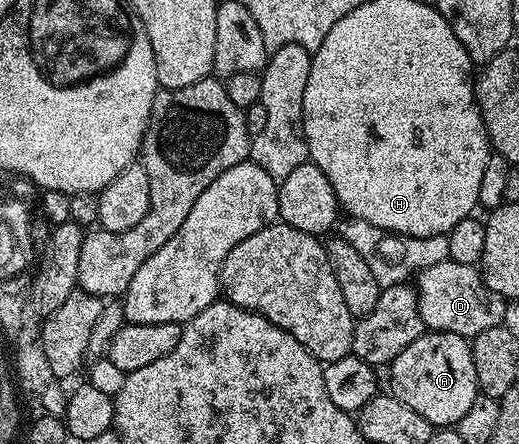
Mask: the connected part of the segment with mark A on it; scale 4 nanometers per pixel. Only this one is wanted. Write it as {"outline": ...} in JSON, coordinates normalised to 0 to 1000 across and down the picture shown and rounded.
{"outline":[[[819,745],[755,811],[751,836],[753,890],[782,905],[790,923],[813,932],[813,941],[836,959],[879,957],[921,890],[909,786],[904,768],[882,752]]]}

